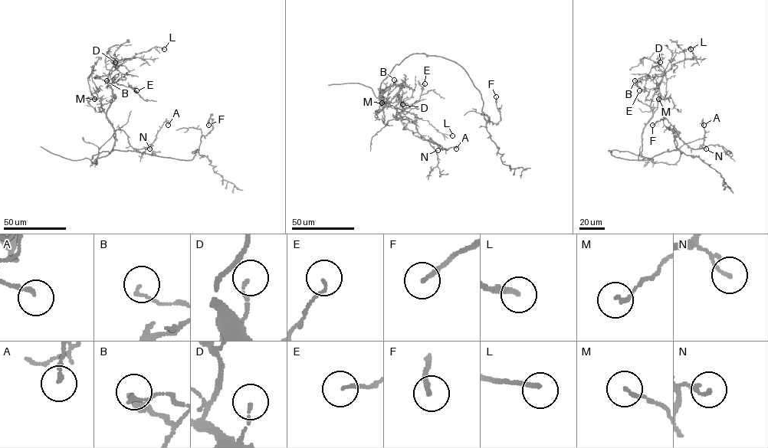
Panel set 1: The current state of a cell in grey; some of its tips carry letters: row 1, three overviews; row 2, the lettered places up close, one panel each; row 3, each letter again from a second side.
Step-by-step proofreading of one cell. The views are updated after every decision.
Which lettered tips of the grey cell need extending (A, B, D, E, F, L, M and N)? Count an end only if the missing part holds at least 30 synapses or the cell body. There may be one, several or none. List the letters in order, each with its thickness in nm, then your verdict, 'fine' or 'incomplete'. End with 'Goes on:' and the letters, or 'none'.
A: 170 nm thick; fine
B: 100 nm thick; fine
D: 130 nm thick; fine
E: 100 nm thick; fine
F: 180 nm thick; fine
L: 190 nm thick; fine
M: 150 nm thick; fine
N: 140 nm thick; fine
Goes on: none

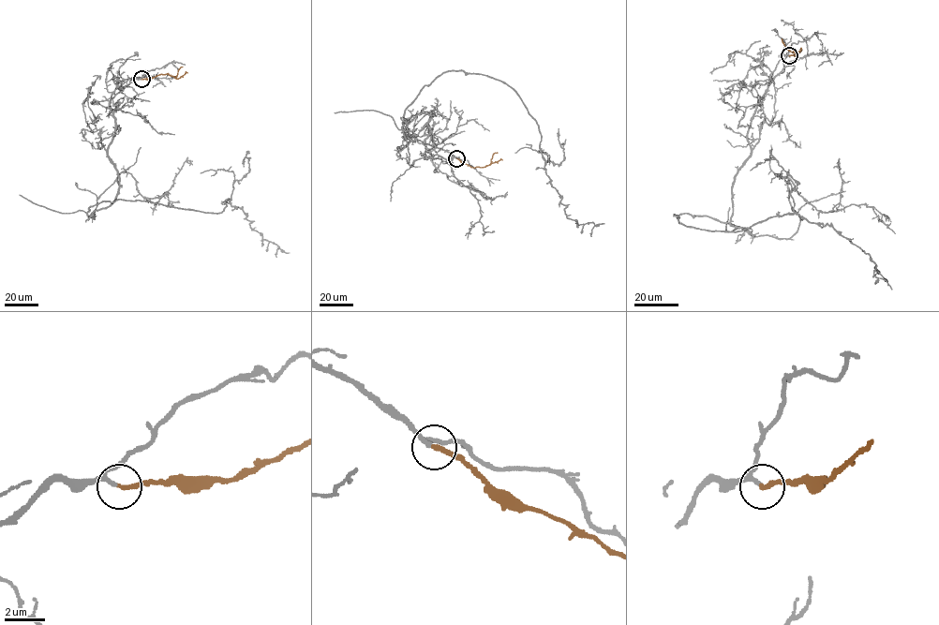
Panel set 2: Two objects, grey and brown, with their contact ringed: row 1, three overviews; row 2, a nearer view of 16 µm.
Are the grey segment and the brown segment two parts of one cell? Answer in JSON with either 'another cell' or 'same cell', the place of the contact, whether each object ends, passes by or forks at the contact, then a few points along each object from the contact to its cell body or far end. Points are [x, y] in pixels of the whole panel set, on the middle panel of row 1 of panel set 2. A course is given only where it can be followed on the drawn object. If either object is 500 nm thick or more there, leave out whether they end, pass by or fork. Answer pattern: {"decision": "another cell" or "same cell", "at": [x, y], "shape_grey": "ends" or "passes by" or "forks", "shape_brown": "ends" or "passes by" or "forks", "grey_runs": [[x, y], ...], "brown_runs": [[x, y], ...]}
{"decision": "same cell", "at": [456, 158], "shape_grey": "passes by", "shape_brown": "ends", "grey_runs": [[455, 157], [424, 142], [434, 114], [403, 129], [405, 110], [449, 70], [505, 82], [591, 236]], "brown_runs": [[456, 157], [474, 168], [483, 167], [489, 165], [493, 154], [498, 153]]}

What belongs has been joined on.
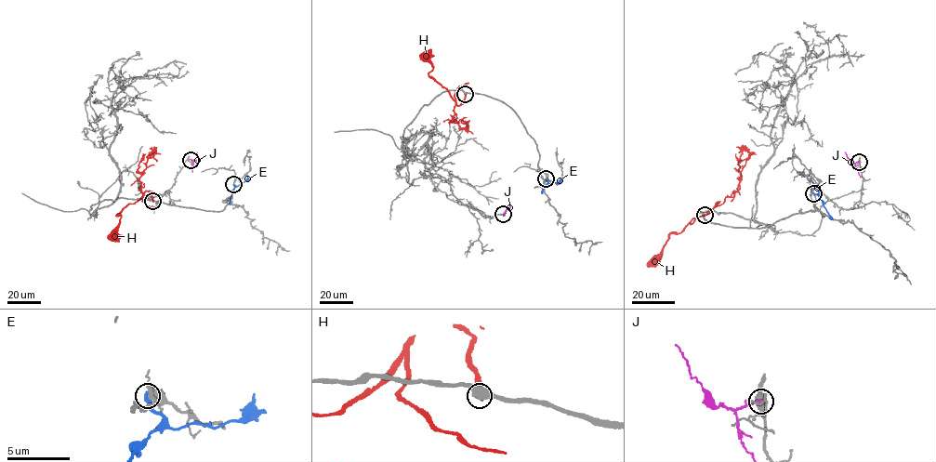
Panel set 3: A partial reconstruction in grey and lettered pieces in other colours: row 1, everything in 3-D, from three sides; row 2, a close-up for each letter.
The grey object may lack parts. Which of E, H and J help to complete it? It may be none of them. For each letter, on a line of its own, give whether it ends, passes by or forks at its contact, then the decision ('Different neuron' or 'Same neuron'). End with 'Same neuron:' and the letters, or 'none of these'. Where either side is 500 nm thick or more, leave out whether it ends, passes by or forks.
E: It ends there. Different neuron
H: Different neuron
J: It ends there. Different neuron
Same neuron: none of these

